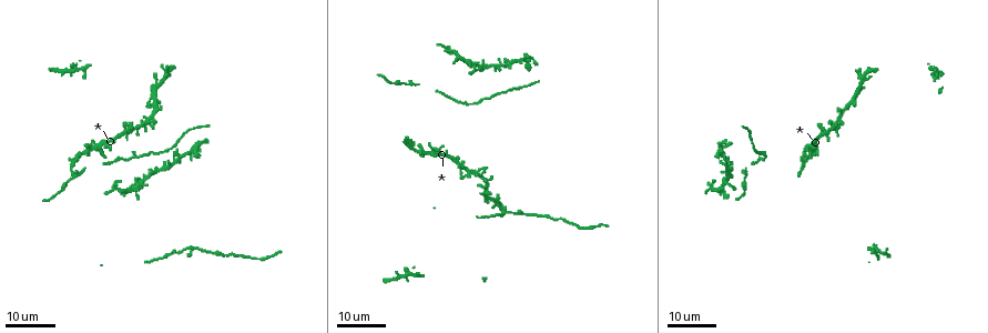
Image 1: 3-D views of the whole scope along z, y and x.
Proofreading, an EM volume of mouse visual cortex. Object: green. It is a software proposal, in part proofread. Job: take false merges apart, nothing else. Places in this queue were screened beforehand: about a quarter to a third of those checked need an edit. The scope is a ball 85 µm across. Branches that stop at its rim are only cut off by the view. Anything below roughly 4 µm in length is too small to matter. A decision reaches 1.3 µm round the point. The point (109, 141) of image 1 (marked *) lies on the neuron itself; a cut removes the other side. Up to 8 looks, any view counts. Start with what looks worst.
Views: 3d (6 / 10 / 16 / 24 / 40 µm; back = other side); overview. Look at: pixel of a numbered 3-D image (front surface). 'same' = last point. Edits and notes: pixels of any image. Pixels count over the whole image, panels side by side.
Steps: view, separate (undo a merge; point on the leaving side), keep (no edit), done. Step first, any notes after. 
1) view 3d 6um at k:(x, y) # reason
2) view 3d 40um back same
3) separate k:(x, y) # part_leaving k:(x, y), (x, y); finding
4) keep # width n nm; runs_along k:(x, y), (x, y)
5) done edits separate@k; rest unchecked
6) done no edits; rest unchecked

view 3d 24um at 1:(505, 211) # three-way junction

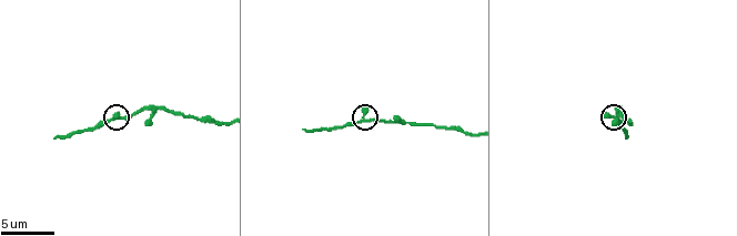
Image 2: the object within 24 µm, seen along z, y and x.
view 3d 6um at 2:(366, 121)

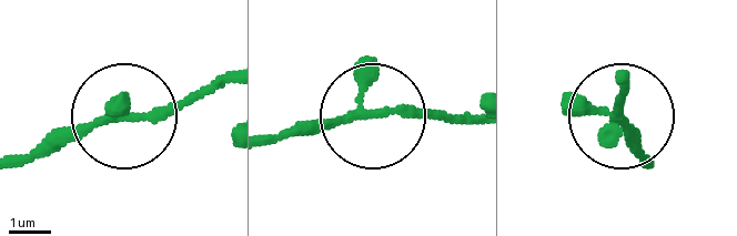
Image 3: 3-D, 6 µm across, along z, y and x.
keep # arms 3; all the same neuron

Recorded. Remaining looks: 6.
view 3d 16um at 1:(812, 145) # four or more arms meet

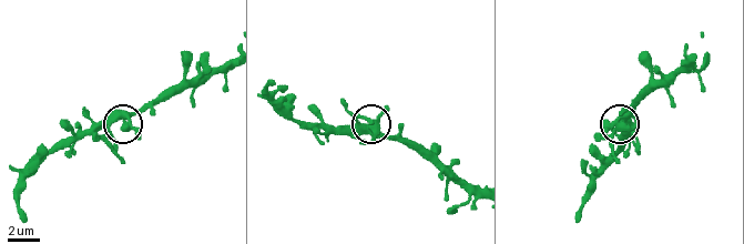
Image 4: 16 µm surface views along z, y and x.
view 3d 10um at 4:(123, 124)

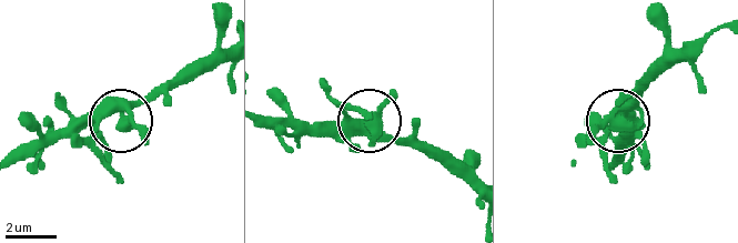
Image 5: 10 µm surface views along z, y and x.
keep # width 420 nm; all the same neuron

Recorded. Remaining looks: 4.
view 3d 16um at 1:(80, 176) # three-way junction

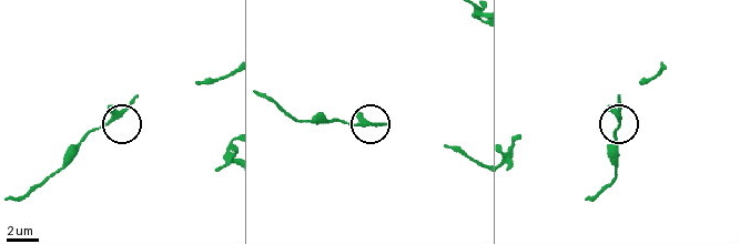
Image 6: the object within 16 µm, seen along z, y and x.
view 3d 10um at 6:(619, 115)

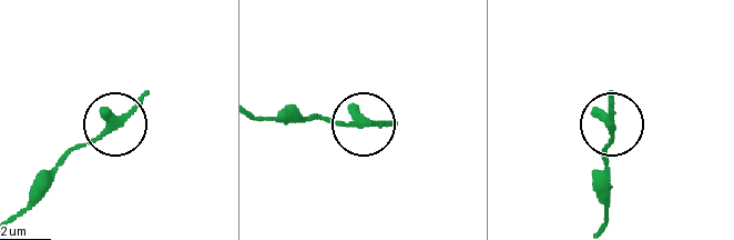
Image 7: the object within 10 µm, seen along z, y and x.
keep # arms 3; all the same neuron

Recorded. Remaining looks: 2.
view 3d 16um at 1:(126, 159)

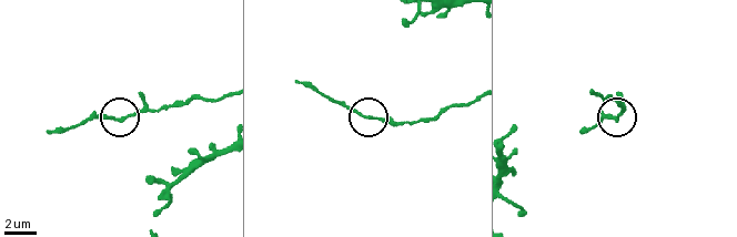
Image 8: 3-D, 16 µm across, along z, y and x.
view 3d 10um at 8:(118, 119)

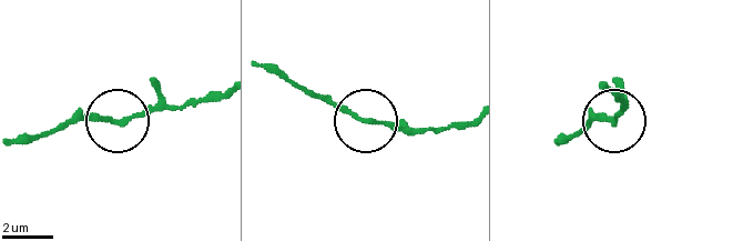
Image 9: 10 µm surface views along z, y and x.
keep # continuous, no second neuron

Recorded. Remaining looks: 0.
done no edits; rest unchecked

